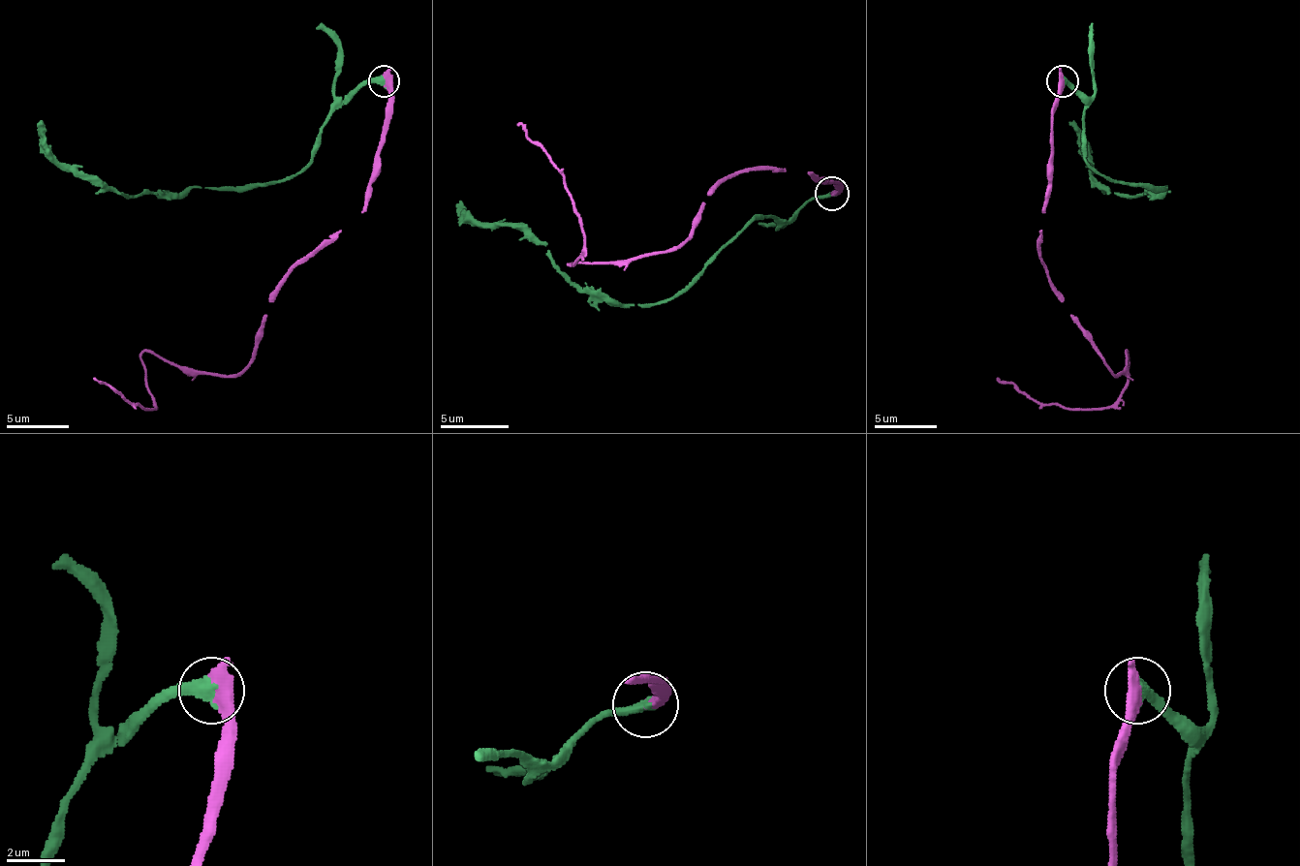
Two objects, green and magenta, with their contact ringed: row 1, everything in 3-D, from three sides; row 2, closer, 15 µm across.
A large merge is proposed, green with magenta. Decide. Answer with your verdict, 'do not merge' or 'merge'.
merge

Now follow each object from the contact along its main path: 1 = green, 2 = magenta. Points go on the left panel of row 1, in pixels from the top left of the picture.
1: (383, 80), (364, 83), (342, 106), (304, 168), (269, 183), (125, 196), (63, 165), (46, 146), (41, 121)
2: (386, 80), (380, 174), (360, 212), (269, 303), (257, 353), (235, 375), (141, 356), (154, 410), (94, 378)

